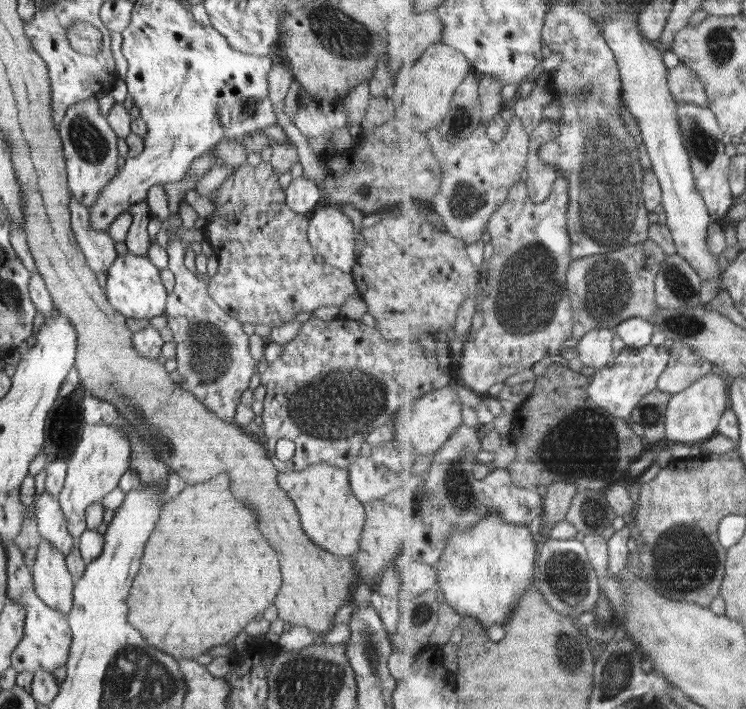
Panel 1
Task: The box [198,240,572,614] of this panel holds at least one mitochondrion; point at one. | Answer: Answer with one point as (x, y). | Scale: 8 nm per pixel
(309, 408)

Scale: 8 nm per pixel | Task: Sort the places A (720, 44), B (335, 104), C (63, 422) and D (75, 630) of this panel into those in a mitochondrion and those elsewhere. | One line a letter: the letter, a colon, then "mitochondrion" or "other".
A: mitochondrion
B: other
C: mitochondrion
D: other

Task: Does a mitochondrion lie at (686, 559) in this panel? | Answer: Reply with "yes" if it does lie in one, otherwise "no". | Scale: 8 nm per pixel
yes

